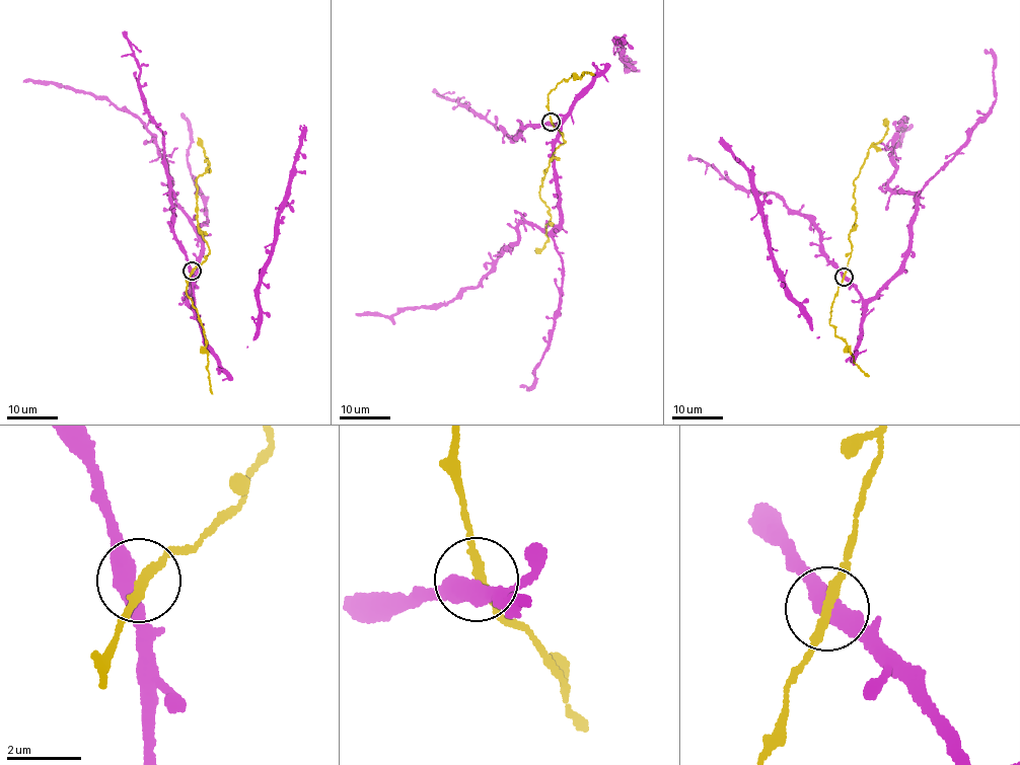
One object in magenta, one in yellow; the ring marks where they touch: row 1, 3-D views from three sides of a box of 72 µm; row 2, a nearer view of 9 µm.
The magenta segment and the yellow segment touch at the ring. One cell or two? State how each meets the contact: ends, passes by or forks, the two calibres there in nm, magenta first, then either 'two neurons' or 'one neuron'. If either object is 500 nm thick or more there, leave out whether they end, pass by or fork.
magenta passes by; yellow passes by; calibres 480 and 240 nm; one neuron

